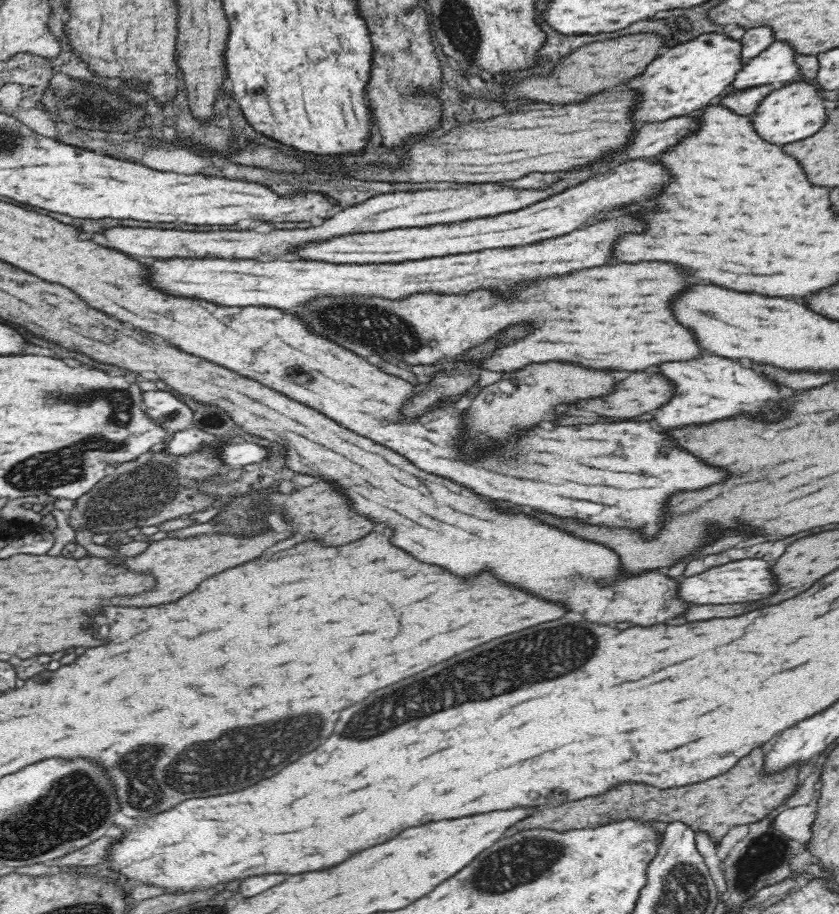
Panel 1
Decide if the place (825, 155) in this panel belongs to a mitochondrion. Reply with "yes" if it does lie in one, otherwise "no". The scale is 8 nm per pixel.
no

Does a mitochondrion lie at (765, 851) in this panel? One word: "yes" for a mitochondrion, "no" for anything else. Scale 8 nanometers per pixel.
yes

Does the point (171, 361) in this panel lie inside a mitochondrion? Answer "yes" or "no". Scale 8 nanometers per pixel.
no

